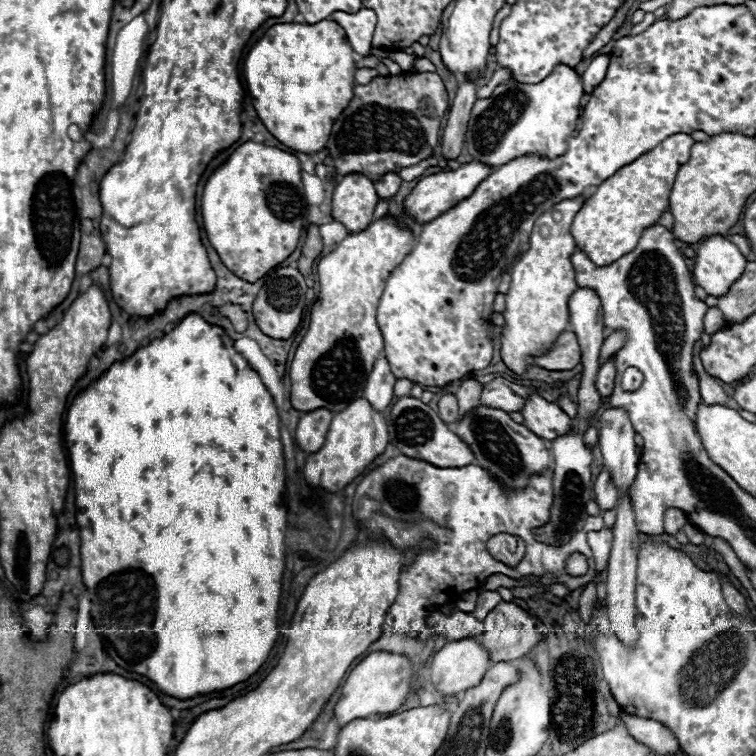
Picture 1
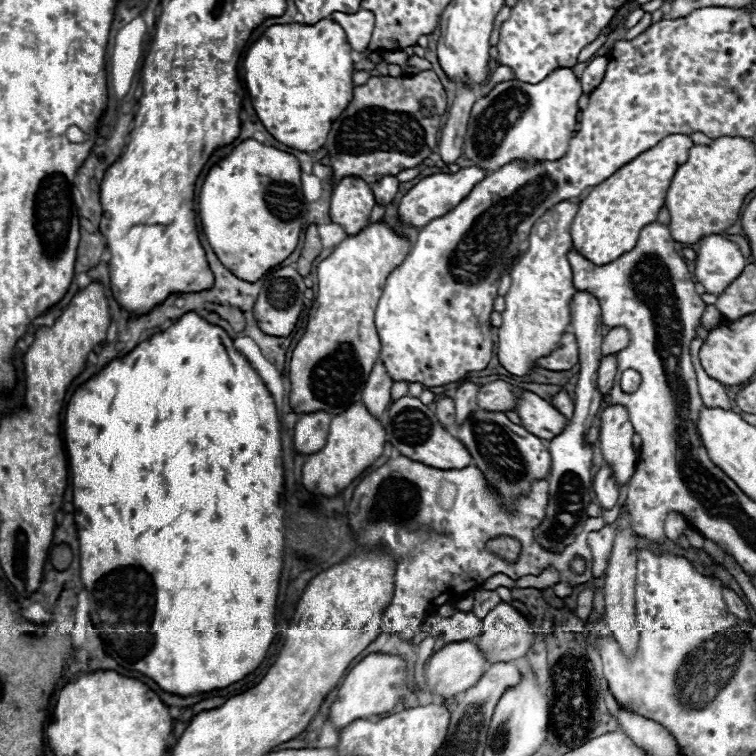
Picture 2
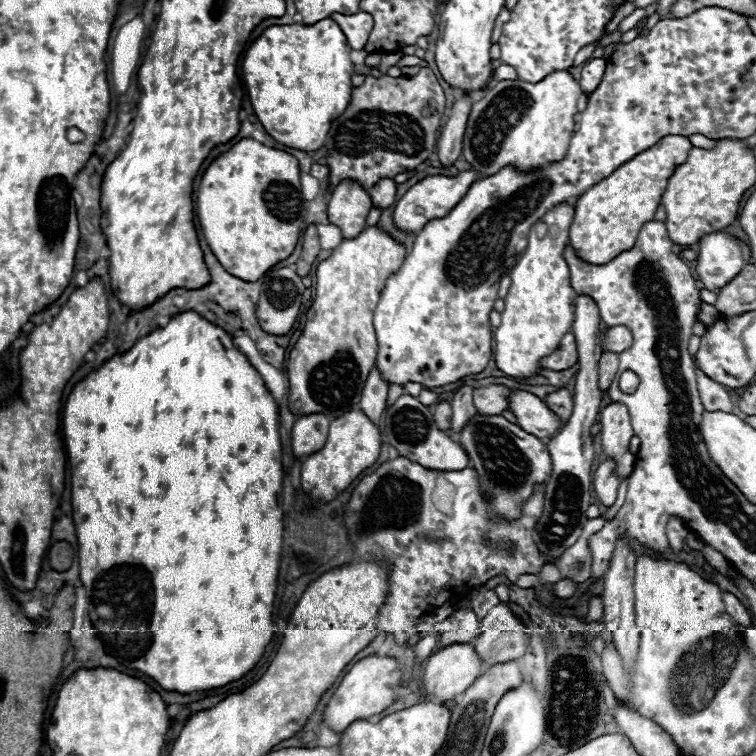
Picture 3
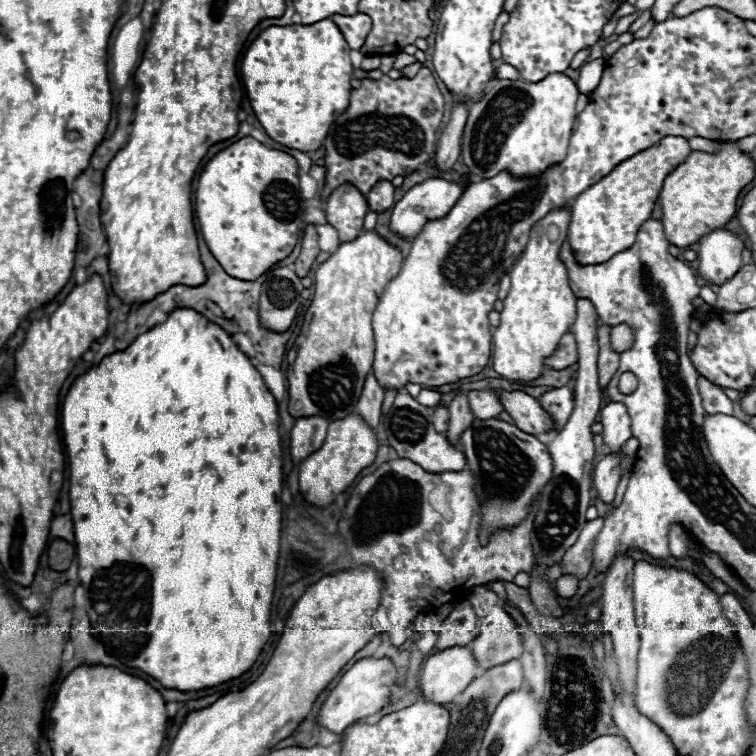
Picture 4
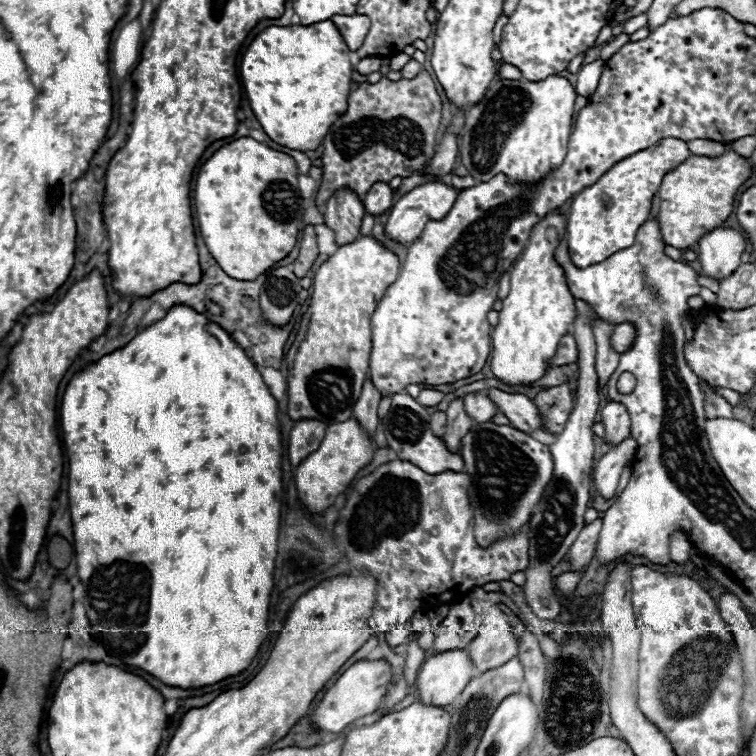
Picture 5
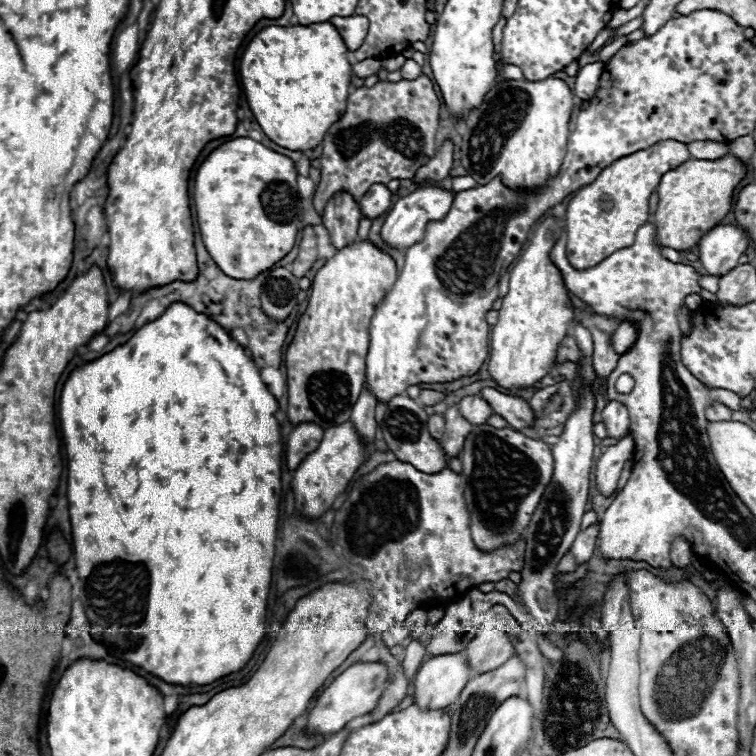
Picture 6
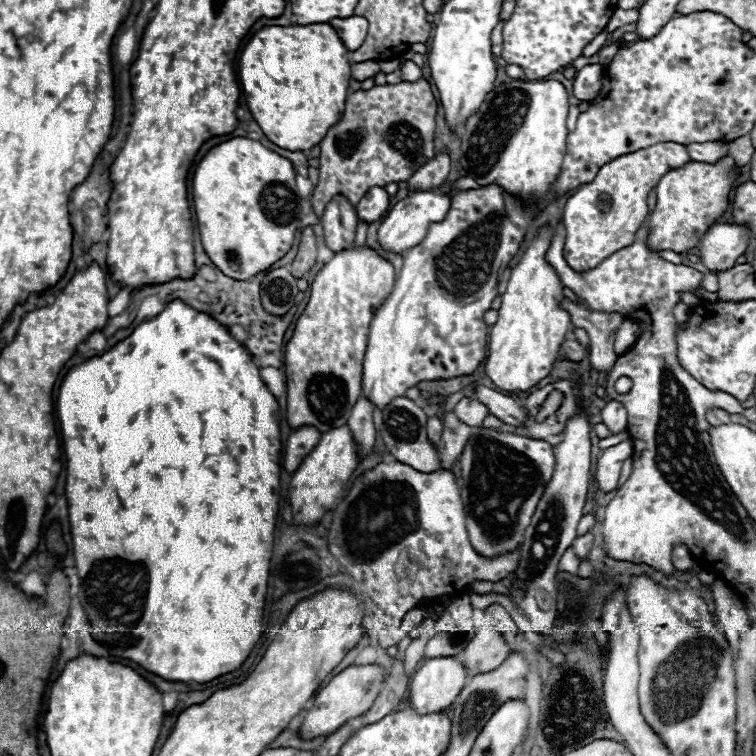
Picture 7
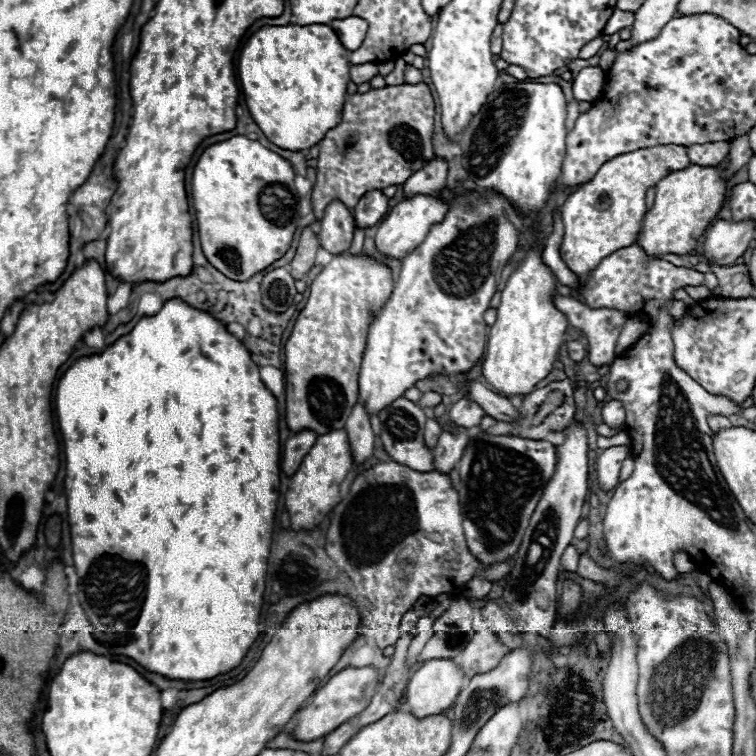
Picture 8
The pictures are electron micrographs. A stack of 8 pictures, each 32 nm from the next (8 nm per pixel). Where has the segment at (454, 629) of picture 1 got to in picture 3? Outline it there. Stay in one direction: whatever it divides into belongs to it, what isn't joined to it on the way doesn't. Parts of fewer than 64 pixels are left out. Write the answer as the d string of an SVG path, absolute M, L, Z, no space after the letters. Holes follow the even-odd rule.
M470 608L456 610L444 624L444 630L440 632L442 646L450 644L464 644L472 642L480 632L480 620L474 616Z

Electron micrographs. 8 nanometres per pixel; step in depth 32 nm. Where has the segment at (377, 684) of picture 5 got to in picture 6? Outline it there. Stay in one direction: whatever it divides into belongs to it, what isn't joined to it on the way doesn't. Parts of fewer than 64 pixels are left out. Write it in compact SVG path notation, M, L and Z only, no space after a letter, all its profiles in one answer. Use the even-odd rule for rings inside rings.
M368 662L368 664L352 664L350 668L346 668L340 676L336 676L332 680L330 686L326 686L322 690L322 694L316 698L314 708L310 708L306 712L306 734L314 736L314 734L334 734L338 730L342 730L352 718L364 716L368 714L380 694L382 694L382 684L388 680L388 668L384 664L378 662Z

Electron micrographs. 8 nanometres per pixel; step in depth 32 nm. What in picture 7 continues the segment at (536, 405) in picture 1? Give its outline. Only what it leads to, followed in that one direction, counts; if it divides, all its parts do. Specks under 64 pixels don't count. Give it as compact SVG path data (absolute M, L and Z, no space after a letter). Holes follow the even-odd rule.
M476 384L474 398L478 402L482 402L492 416L496 416L498 420L502 420L506 424L520 426L526 420L526 412L510 396L504 396L500 392L496 392L496 390L490 390L490 388L482 386L482 384Z

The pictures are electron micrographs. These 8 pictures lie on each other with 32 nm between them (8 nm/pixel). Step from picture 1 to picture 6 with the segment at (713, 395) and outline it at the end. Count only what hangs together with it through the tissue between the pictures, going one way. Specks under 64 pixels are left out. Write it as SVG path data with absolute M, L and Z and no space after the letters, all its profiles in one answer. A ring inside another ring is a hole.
M714 404L714 406L708 406L706 410L706 418L710 422L720 422L720 420L728 420L732 416L732 412L726 408L726 406L720 406L720 404Z

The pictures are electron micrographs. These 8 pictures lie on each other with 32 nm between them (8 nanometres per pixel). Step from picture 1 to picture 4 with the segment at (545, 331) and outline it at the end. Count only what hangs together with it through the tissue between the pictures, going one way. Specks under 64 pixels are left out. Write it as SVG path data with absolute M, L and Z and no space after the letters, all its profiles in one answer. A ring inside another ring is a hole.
M556 208L548 212L542 220L538 220L530 230L530 240L526 250L520 254L516 264L510 270L510 292L504 298L504 310L500 312L500 324L494 328L492 334L492 368L494 372L510 382L530 382L542 376L544 360L556 352L560 338L570 332L570 326L576 318L576 296L568 286L568 272L558 258L558 250L568 234L570 210Z

